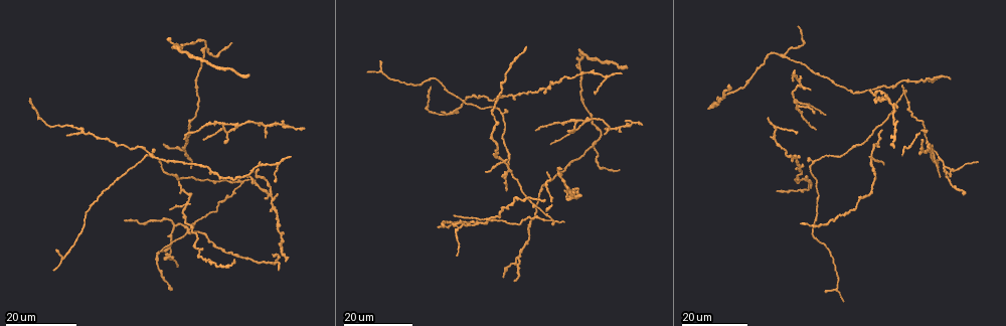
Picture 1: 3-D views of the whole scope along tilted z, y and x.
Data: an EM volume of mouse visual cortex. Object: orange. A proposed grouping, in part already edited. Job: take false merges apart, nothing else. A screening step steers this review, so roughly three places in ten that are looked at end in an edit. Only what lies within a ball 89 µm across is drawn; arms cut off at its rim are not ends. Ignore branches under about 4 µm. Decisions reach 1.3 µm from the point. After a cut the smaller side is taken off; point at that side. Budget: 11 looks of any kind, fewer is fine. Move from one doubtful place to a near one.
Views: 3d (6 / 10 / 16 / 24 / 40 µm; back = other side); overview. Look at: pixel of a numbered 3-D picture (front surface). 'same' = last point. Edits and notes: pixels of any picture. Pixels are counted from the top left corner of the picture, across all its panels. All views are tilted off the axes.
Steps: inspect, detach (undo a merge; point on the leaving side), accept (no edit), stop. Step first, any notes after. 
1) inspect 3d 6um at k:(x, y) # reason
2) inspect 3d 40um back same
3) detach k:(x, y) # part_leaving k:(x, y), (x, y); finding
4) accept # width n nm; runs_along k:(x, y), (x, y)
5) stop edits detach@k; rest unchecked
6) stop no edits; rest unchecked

inspect 3d 16um at 1:(186, 230) # four or more arms meet

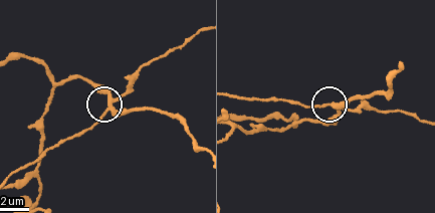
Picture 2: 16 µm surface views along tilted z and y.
inspect 3d 10um at 2:(109, 99) # closer look

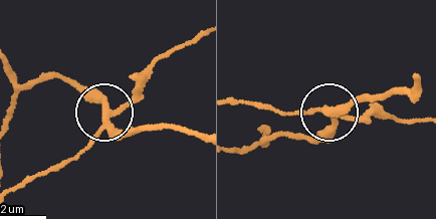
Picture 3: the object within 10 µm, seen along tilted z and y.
detach 3:(88, 146) # side_arm 29 um; part_leaving 3:(108, 115), (136, 93), (158, 59), (197, 41); two cells meet here

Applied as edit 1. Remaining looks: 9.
inspect 3d 24um at 1:(944, 167) # three arms meet

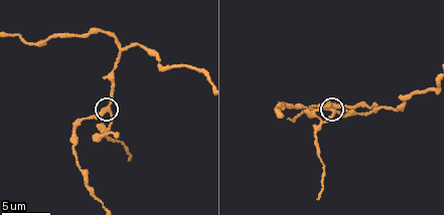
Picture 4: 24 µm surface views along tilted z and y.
inspect 3d 10um at 4:(333, 111)

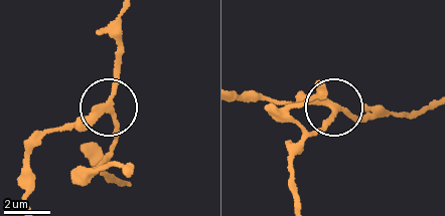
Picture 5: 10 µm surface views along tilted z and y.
accept # width 230 nm; all the same cell

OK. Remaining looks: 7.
inspect 3d 16um at 1:(513, 95) # three-way junction

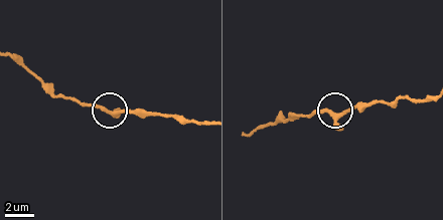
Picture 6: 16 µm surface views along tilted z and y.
inspect 3d 10um at 6:(338, 118)

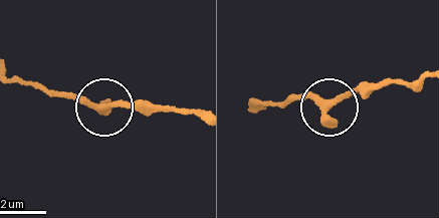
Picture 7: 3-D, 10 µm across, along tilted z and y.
accept # width 250 nm; continuous, no second cell

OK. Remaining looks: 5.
inspect 3d 16um at 1:(591, 120) # narrows sharply

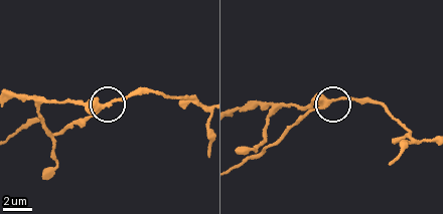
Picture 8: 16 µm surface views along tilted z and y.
inspect 3d 10um at 8:(116, 101)

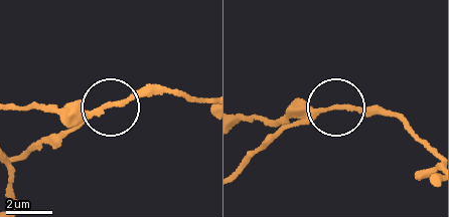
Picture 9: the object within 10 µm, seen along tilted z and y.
detach 9:(64, 135) # part_leaving 9:(312, 117), (269, 137), (245, 157); a second cell is stuck on

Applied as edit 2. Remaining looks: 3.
inspect overview

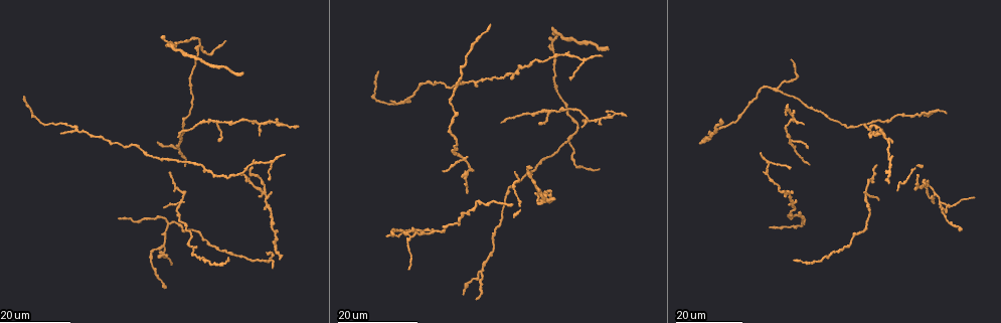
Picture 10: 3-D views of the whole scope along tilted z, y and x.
inspect 3d 24um at 10:(585, 61)

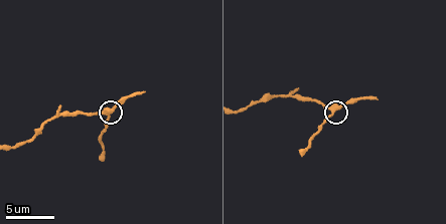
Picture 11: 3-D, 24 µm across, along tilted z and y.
inspect 3d 6um at 11:(333, 113)

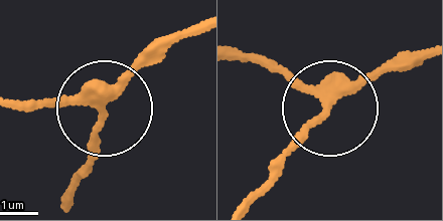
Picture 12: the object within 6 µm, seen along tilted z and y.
accept # width 270 nm; runs_along 12:(238, 51), (332, 103), (399, 59); one cell here

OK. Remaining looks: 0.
stop edits detach@3, detach@9; rest unchecked

